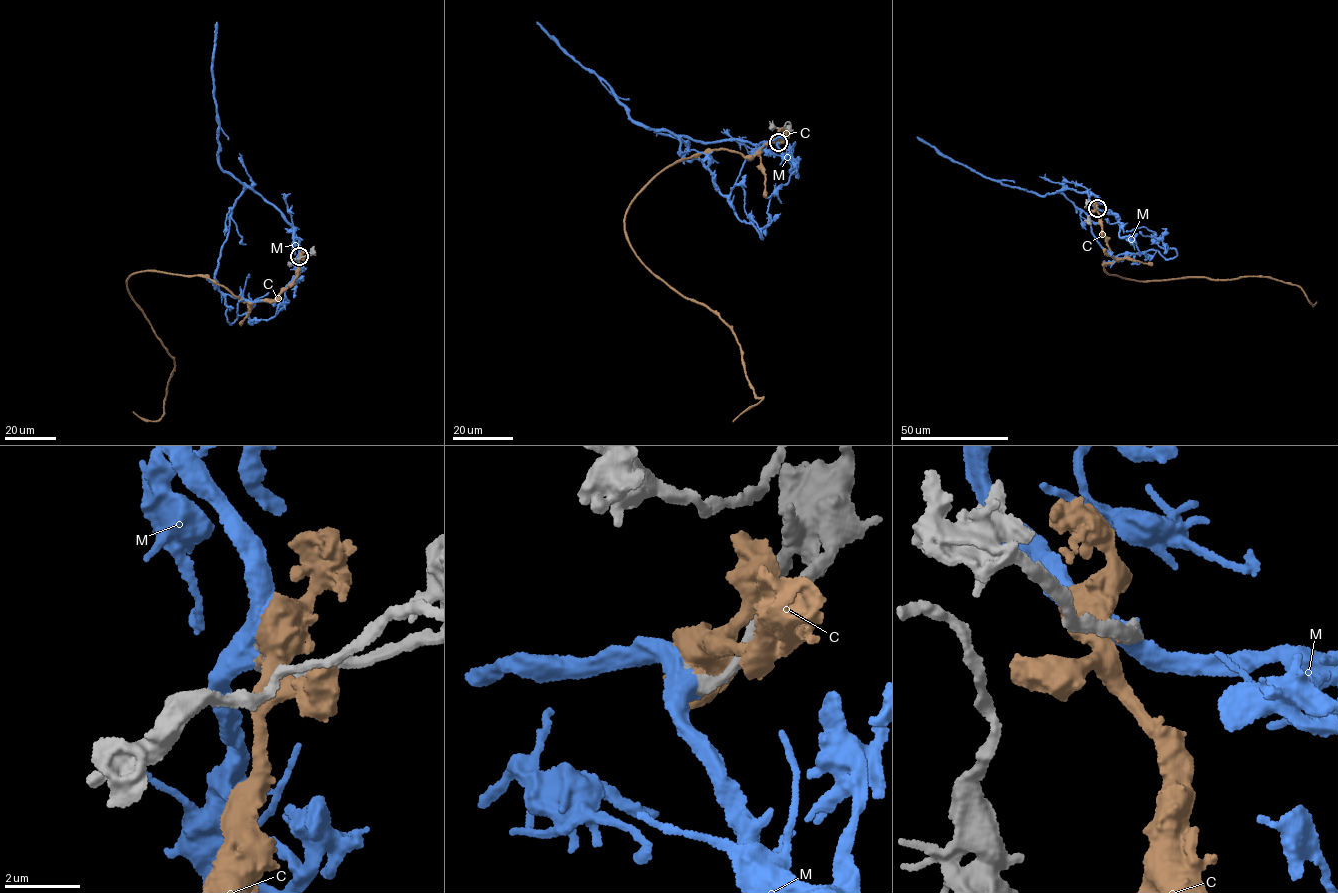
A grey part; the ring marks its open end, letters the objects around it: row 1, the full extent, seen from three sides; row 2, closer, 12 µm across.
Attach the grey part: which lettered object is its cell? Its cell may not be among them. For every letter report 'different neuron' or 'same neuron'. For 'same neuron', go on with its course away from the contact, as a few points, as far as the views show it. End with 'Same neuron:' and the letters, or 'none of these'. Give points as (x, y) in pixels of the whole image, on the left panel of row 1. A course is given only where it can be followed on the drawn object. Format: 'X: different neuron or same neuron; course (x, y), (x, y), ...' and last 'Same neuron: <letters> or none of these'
C: different neuron
M: same neuron; course (299, 256), (291, 226), (272, 204), (245, 187), (231, 211), (214, 275), (230, 324), (238, 315), (248, 274)
Same neuron: M

